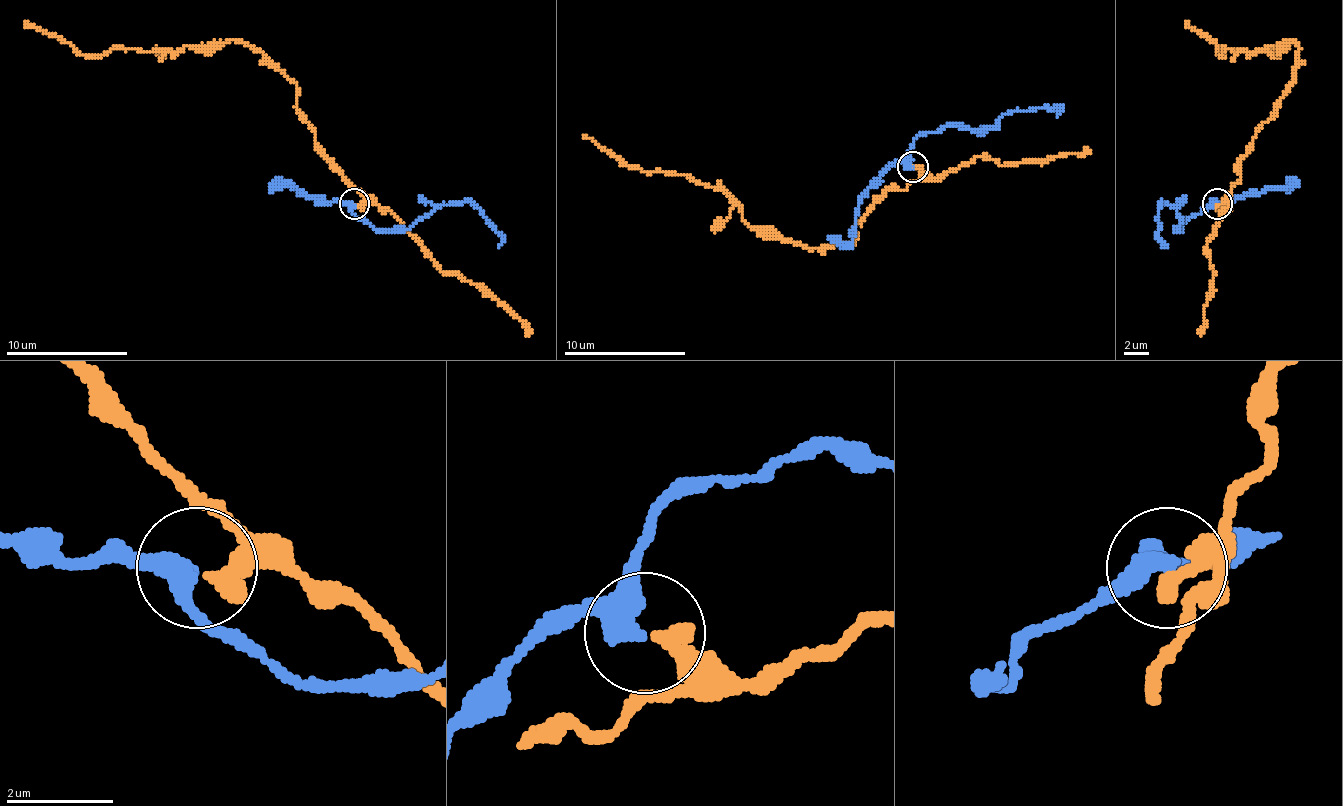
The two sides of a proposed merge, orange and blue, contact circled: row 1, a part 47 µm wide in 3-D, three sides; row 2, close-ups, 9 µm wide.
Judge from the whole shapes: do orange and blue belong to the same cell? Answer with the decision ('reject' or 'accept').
reject

